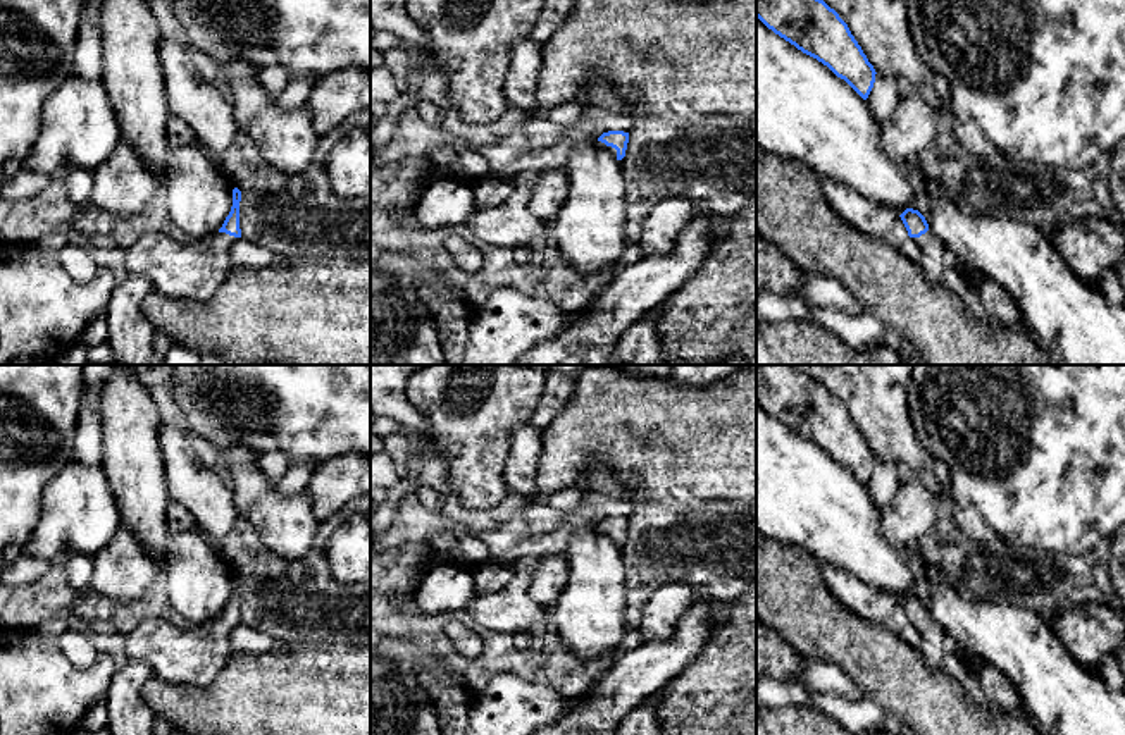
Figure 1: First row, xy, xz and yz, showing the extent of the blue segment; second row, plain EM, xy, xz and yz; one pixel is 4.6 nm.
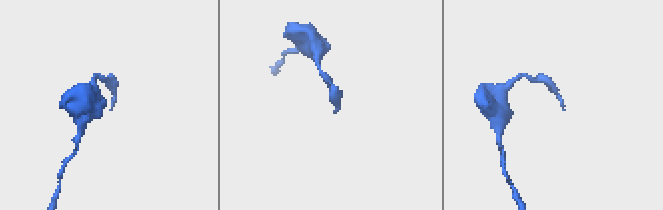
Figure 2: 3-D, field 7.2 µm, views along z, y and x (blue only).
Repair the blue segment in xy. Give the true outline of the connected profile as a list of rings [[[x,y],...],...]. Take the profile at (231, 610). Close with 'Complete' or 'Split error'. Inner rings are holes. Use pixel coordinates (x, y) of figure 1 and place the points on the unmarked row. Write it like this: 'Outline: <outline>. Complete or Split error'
Outline: [[[233,575],[233,592],[222,613],[203,625],[179,628],[167,618],[143,618],[127,635],[129,661],[145,661],[150,673],[164,682],[208,685],[227,663],[229,635],[241,623],[241,577]]]. Split error

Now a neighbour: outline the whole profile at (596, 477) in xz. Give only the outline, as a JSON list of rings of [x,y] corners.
[[[589,460],[584,466],[577,489],[603,492],[620,501],[636,503],[632,492],[617,480],[617,473],[596,460]]]

